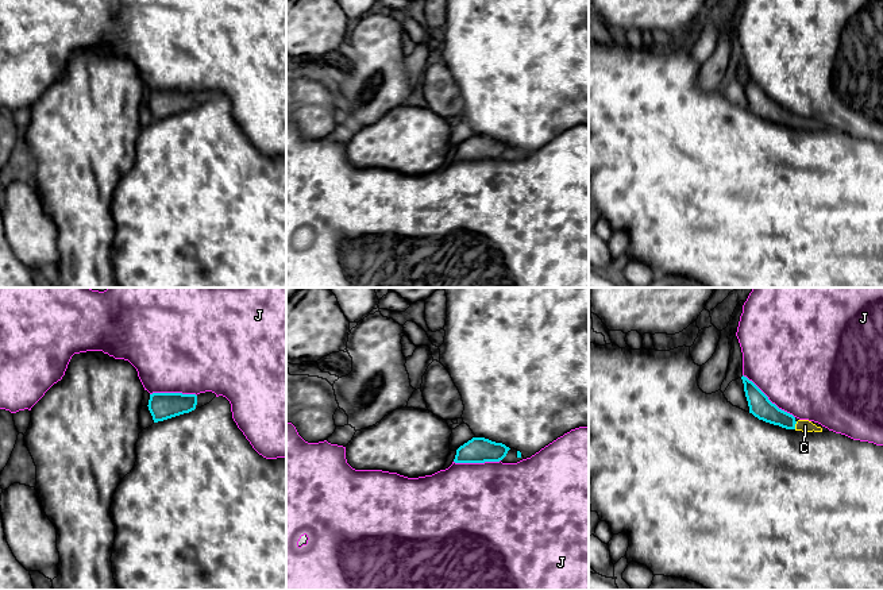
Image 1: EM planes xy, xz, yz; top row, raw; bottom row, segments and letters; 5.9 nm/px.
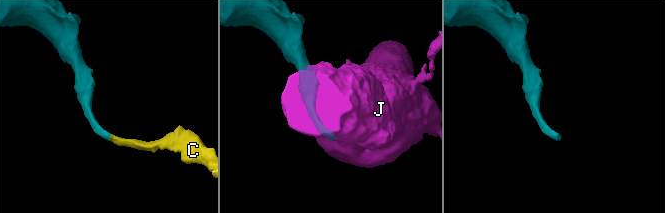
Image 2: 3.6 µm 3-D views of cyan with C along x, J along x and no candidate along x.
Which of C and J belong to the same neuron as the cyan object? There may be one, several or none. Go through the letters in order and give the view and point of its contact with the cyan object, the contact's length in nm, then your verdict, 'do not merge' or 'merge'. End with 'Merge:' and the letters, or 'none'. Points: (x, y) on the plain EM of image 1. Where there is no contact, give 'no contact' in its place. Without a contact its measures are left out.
C: contact yz (794, 123); length 50 nm; merge
J: contact yz (767, 96); length 400 nm; do not merge
Merge: C

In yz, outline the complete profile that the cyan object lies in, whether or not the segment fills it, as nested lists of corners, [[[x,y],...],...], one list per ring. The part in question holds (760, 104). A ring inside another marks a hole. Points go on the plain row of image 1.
[[[741,74],[744,81],[744,89],[752,111],[759,117],[779,123],[786,127],[795,127],[802,130],[822,130],[821,124],[817,124],[809,117],[795,117],[795,115],[772,101],[768,95],[747,74]]]

